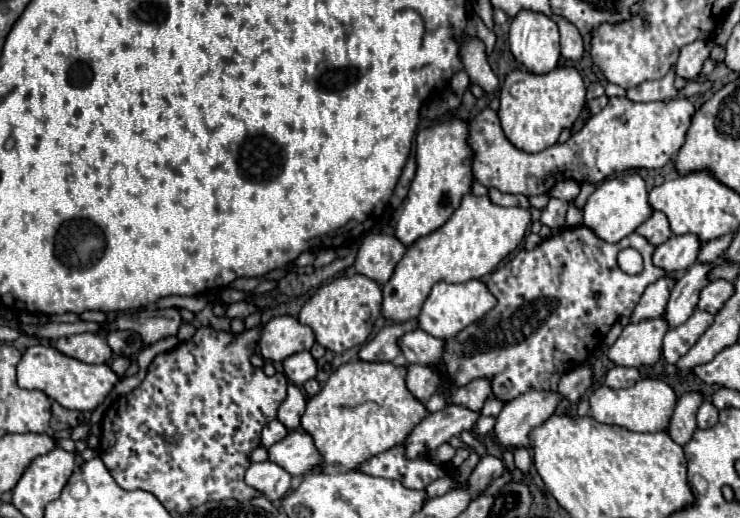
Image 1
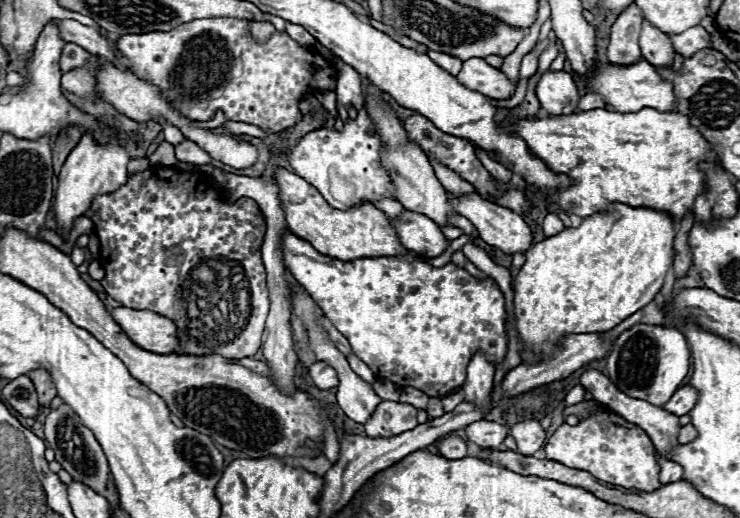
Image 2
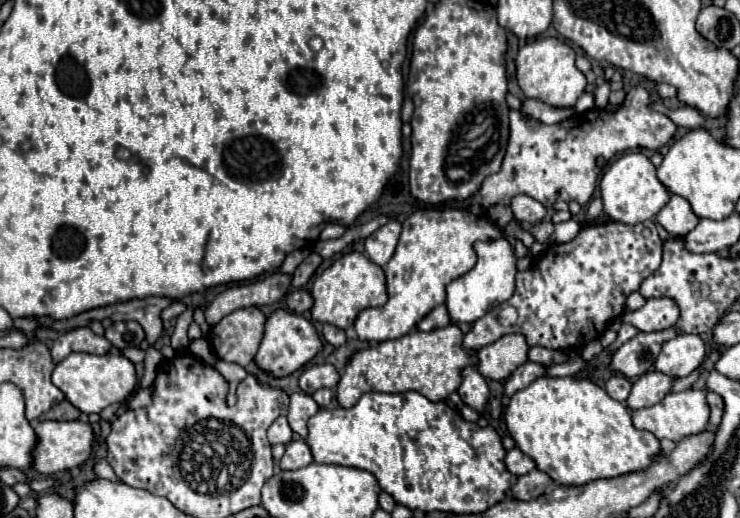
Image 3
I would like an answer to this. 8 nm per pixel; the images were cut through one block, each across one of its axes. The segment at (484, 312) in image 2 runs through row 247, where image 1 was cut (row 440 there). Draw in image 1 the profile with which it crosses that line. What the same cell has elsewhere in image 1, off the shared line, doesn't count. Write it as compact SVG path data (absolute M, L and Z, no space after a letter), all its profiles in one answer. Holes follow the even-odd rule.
M292 430L282 442L270 446L268 460L282 466L288 474L292 474L292 478L302 478L320 464L318 450L314 450L310 434L300 430Z

